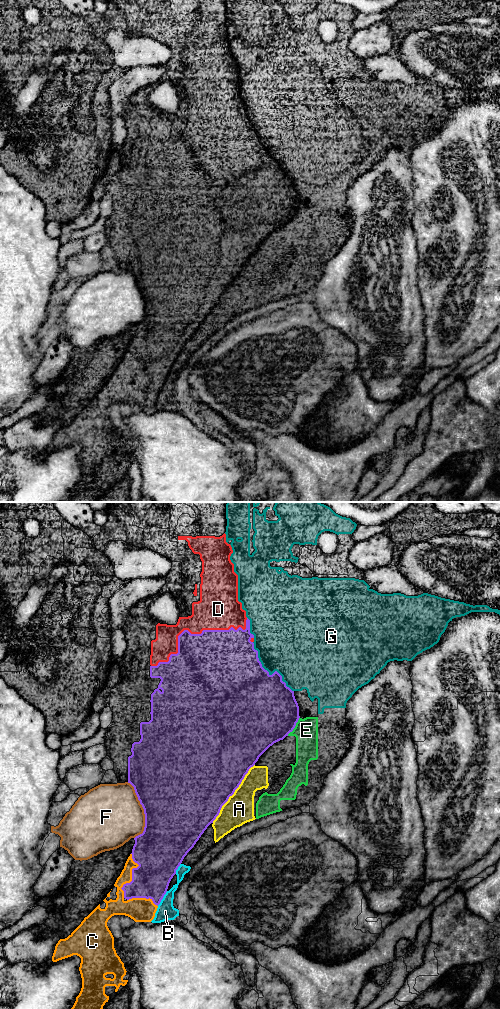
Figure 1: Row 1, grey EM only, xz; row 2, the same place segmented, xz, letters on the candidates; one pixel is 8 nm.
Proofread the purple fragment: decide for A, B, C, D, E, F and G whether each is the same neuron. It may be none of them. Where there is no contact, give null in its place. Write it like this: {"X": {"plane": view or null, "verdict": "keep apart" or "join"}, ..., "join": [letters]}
{"A": {"plane": "xz", "verdict": "keep apart"}, "B": {"plane": "xz", "verdict": "keep apart"}, "C": {"plane": "xz", "verdict": "join"}, "D": {"plane": "xz", "verdict": "join"}, "E": {"plane": "xz", "verdict": "keep apart"}, "F": {"plane": "xz", "verdict": "keep apart"}, "G": {"plane": "xz", "verdict": "keep apart"}, "join": ["C", "D"]}

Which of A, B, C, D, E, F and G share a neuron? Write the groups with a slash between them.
A B E G / C D / F

